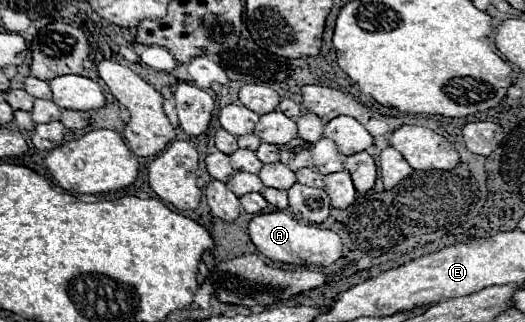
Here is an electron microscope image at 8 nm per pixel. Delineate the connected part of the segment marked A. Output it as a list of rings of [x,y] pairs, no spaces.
[[[289,212],[255,214],[249,222],[249,236],[255,248],[275,264],[331,266],[341,258],[341,238],[333,230],[323,230],[317,224],[303,224]]]

